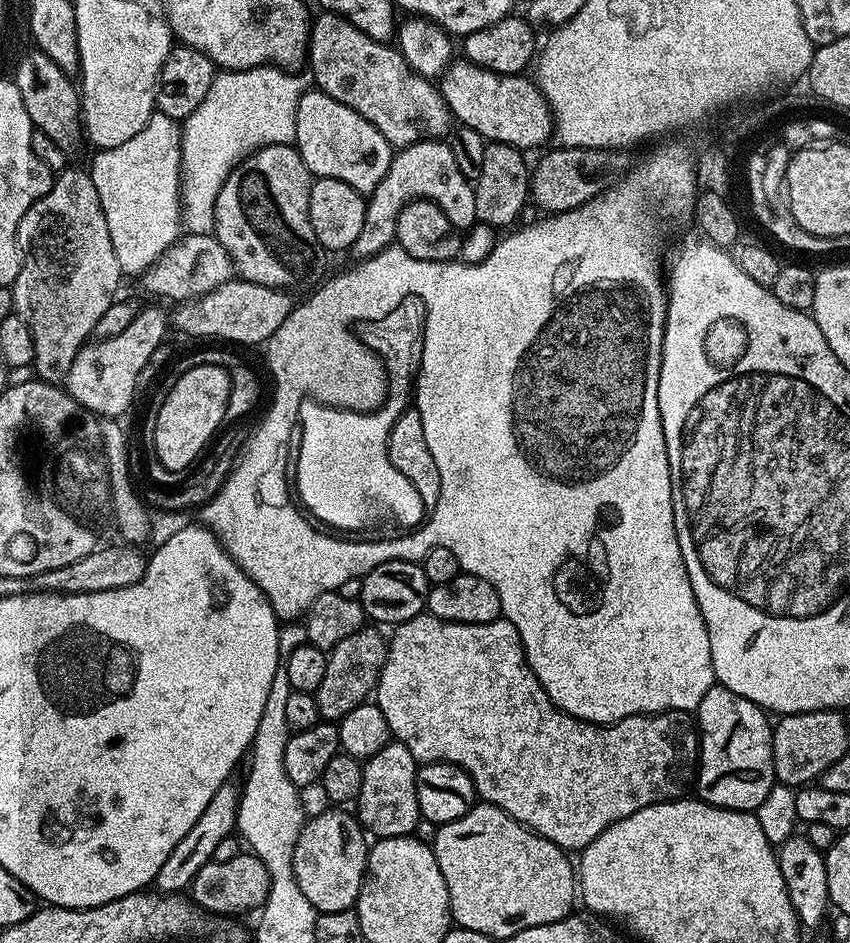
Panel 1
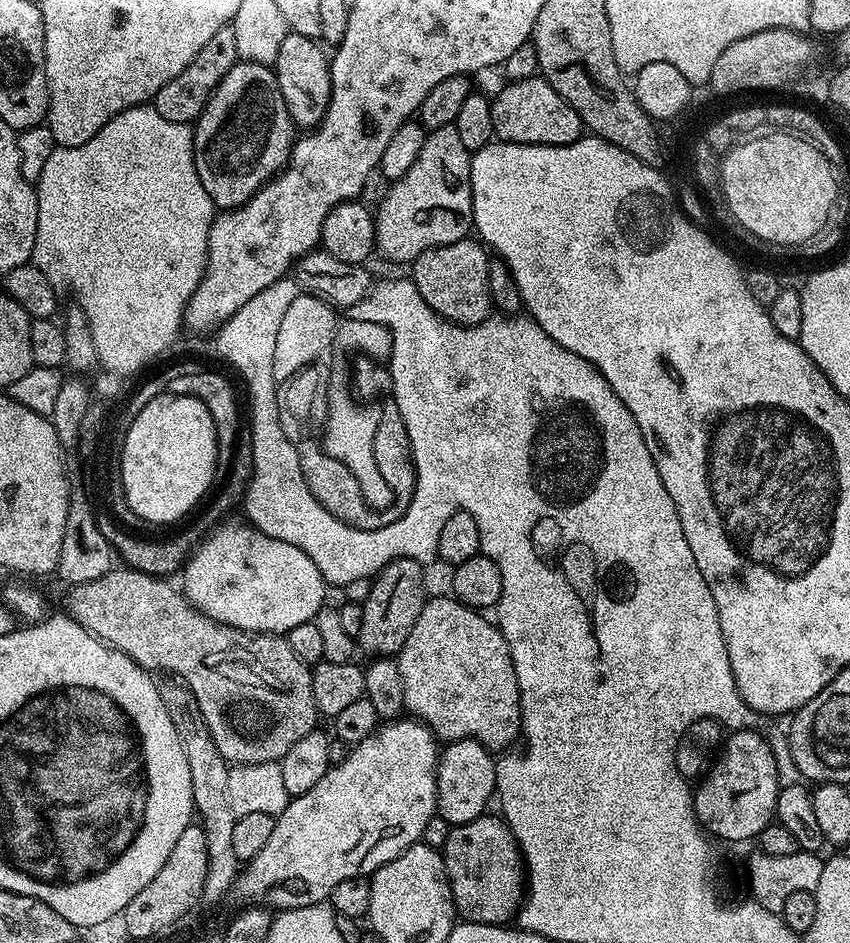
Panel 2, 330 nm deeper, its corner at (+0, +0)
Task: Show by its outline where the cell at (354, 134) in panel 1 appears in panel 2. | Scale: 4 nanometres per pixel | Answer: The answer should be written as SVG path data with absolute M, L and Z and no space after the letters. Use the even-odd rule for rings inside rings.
M289 32L286 38L282 38L282 46L278 46L278 58L274 65L274 71L278 78L278 86L282 90L282 98L286 102L286 110L290 114L293 125L300 130L315 129L317 124L322 122L322 118L328 109L330 94L332 93L332 69L329 57L324 56L325 49L317 41L306 38L297 32Z

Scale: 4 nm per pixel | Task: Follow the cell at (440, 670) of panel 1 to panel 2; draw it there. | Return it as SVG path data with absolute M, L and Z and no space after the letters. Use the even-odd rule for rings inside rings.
M451 594L445 596L436 596L425 599L422 606L422 614L418 614L418 622L414 622L414 627L410 629L410 634L406 637L406 642L399 650L395 657L398 670L402 674L402 690L404 691L404 707L415 719L420 720L427 726L431 732L436 735L437 741L451 742L454 740L477 740L482 746L486 746L490 750L508 750L513 747L512 744L517 743L520 736L520 691L518 690L518 678L514 674L514 666L512 665L512 655L508 649L508 643L503 634L500 633L499 627L495 623L492 624L487 620L483 611L467 608L461 600L457 600Z

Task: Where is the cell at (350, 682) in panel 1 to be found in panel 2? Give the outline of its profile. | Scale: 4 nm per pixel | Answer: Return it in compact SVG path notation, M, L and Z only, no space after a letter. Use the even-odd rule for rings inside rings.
M410 558L392 560L374 577L370 598L363 602L362 628L358 637L358 648L361 653L369 652L369 657L395 657L406 642L414 622L418 622L418 614L422 614L422 606L426 599L424 593L425 565L414 562Z

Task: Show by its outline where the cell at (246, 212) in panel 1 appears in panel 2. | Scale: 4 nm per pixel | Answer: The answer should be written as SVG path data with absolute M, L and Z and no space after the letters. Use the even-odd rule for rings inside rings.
M237 62L230 74L226 74L226 78L222 78L222 82L218 82L218 86L210 94L202 114L196 119L192 134L194 166L213 205L220 210L242 206L263 184L282 172L288 162L288 155L292 152L292 132L294 133L294 125L286 110L275 71L269 65L258 62Z

